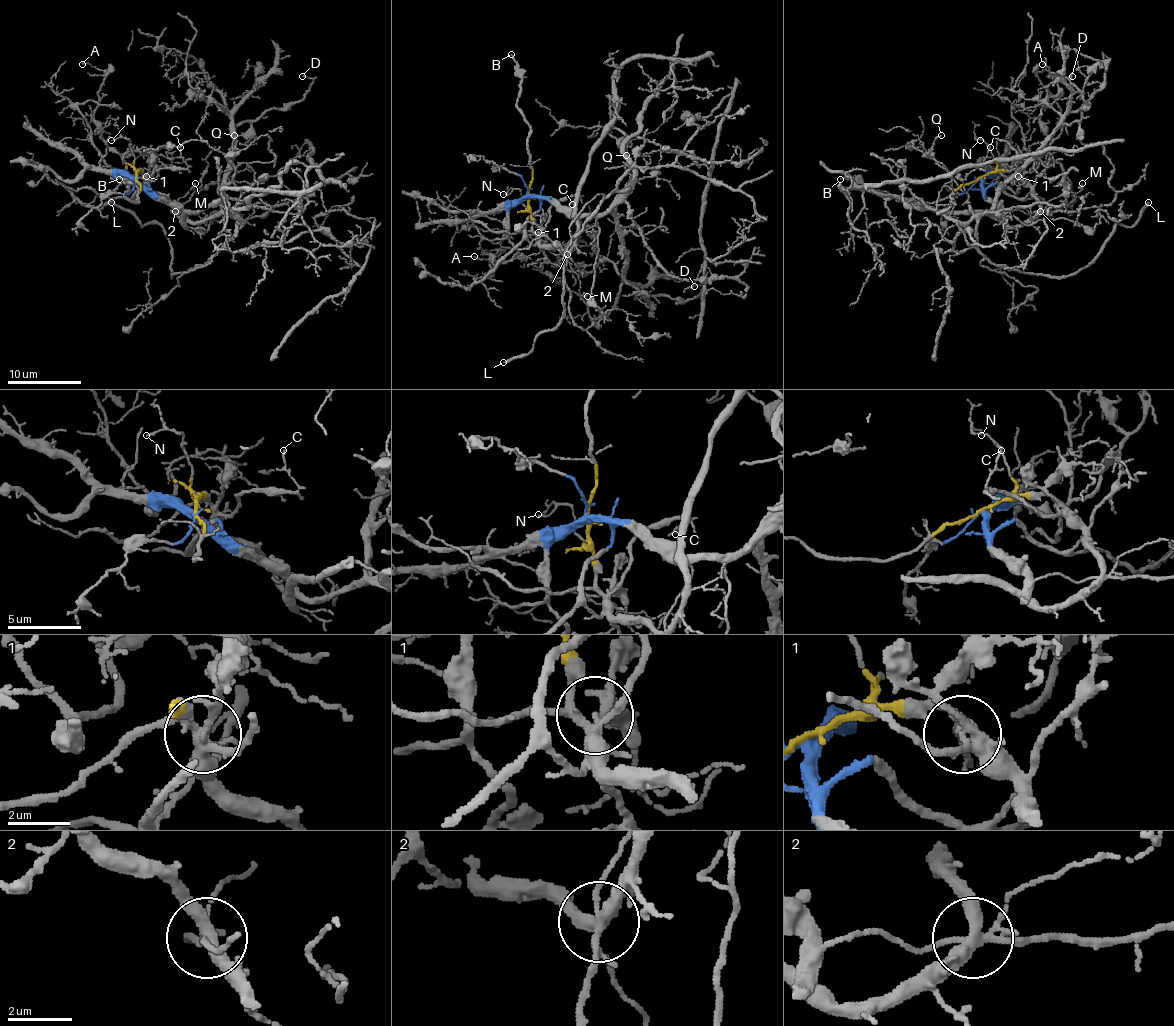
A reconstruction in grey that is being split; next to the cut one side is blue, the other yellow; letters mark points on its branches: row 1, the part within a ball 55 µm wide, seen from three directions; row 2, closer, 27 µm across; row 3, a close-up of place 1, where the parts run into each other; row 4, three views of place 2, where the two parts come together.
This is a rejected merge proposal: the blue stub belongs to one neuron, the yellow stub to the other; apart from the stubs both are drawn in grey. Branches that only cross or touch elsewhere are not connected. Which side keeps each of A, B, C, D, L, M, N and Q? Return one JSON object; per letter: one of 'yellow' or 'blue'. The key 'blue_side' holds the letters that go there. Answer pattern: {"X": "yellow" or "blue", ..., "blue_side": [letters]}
{"A": "blue", "B": "yellow", "C": "yellow", "D": "blue", "L": "blue", "M": "blue", "N": "yellow", "Q": "blue", "blue_side": ["A", "D", "L", "M", "Q"]}

